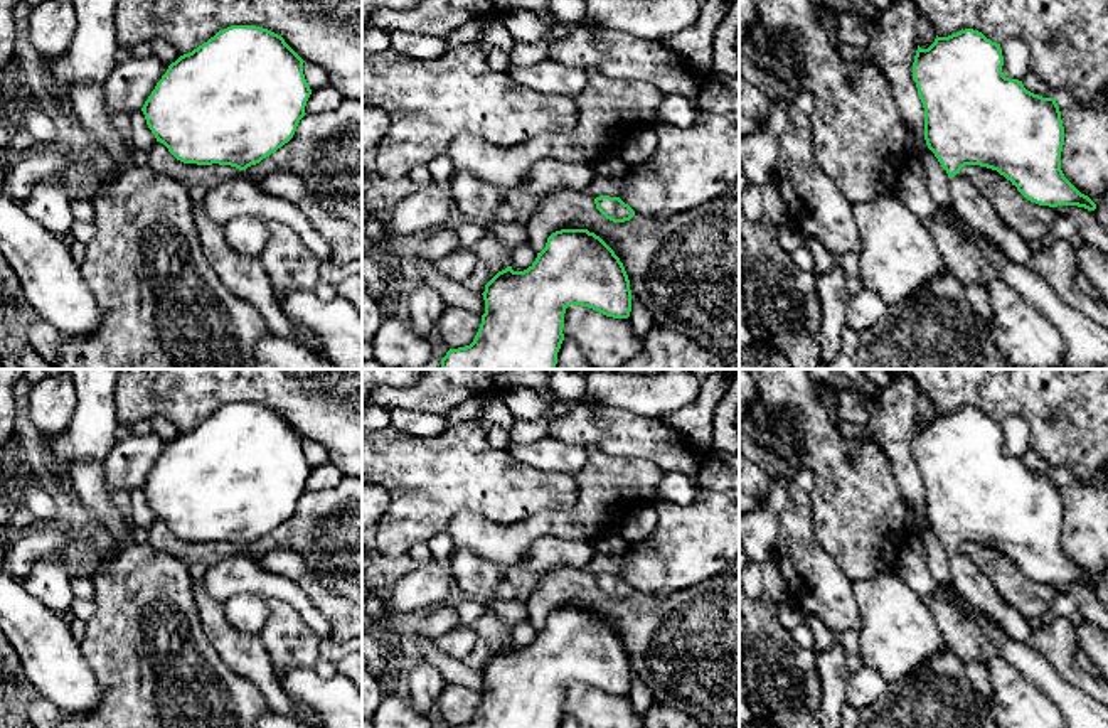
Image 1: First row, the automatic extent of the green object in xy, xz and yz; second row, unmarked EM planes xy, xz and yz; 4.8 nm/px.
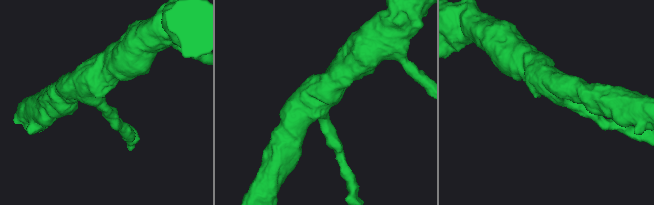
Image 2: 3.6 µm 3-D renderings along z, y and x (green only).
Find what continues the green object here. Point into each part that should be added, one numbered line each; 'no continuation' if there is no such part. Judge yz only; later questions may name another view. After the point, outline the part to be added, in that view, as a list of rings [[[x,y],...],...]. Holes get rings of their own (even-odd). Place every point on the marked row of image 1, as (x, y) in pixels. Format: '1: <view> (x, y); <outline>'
1: yz (967, 201); [[[962,174],[950,177],[951,207],[962,221],[982,233],[1010,261],[1031,265],[1032,251],[1007,224],[1000,221],[993,207]]]

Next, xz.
no continuation

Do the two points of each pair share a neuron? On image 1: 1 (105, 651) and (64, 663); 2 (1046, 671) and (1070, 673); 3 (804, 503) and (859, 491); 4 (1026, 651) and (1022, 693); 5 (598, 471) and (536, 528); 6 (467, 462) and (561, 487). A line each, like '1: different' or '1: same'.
1: different
2: different
3: different
4: different
5: same
6: same

